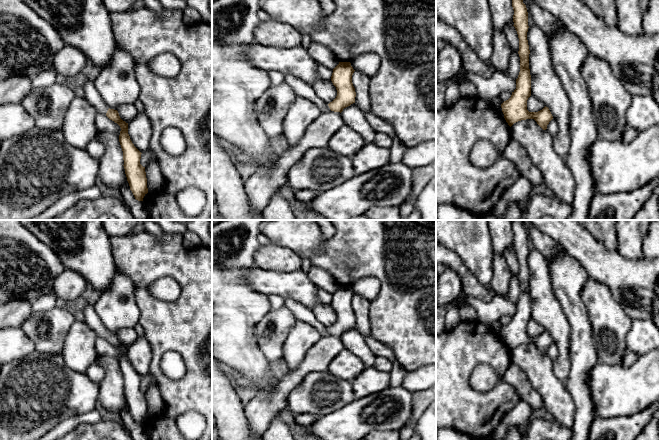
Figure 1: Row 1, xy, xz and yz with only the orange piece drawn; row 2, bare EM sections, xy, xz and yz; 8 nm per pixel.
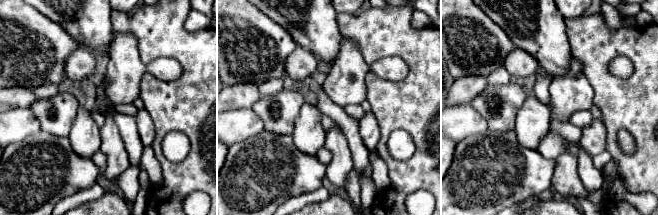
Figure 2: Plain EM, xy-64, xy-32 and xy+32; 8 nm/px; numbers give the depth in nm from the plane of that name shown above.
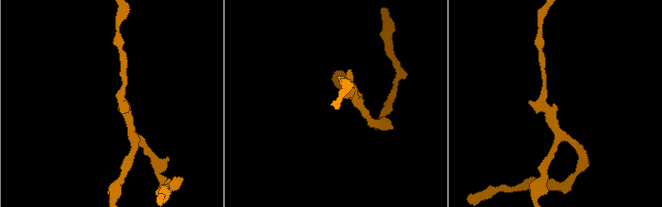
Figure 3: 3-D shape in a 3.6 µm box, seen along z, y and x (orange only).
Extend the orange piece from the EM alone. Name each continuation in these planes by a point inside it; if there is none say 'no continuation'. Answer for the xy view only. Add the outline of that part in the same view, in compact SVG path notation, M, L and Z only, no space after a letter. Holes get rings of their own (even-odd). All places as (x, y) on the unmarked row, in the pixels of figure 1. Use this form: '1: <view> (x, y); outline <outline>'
1: xy (92, 319); outline M88 303L84 309L84 318L86 324L96 333L98 337L106 339L109 330L103 326L99 316L95 312L94 304Z

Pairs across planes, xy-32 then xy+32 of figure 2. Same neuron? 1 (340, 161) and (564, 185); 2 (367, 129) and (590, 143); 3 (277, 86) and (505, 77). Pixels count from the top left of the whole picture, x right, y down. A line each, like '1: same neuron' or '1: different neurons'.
1: same neuron
2: same neuron
3: same neuron

